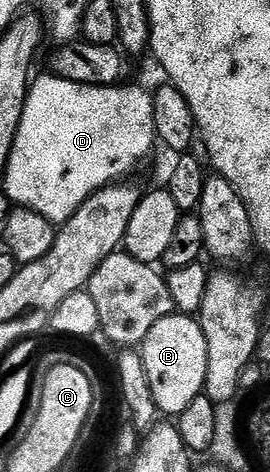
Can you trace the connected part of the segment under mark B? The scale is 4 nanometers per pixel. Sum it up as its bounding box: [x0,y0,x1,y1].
[139,313,207,416]

